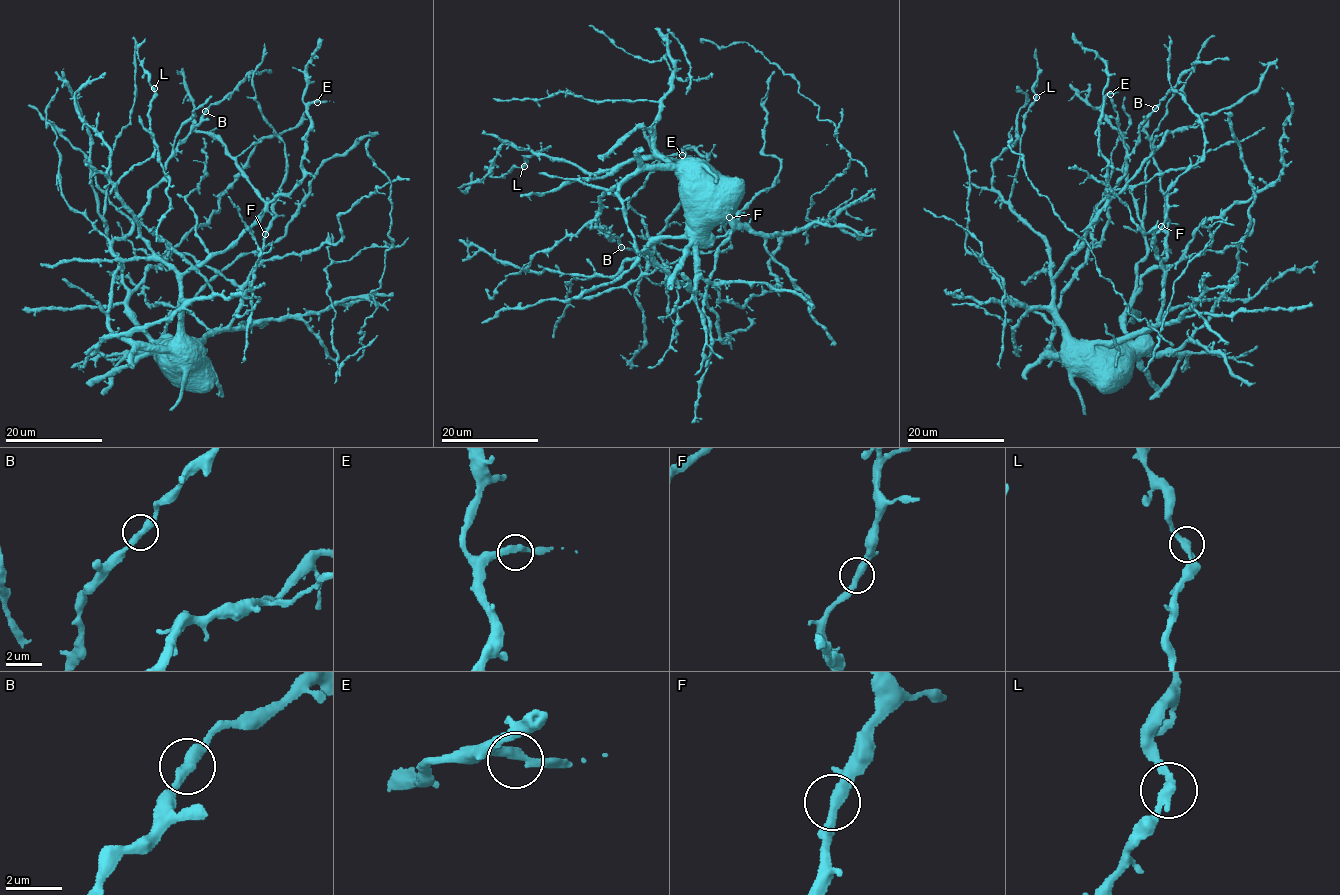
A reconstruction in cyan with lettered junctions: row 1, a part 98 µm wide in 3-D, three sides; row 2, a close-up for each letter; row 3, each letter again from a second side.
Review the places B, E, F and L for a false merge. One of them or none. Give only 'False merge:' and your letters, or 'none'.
False merge: none

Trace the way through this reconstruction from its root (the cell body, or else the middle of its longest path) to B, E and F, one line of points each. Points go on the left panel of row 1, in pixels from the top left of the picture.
B: (178, 348), (135, 347), (111, 329), (118, 259), (112, 245), (129, 231), (166, 160), (205, 111)
E: (178, 348), (181, 277), (229, 250), (270, 202), (303, 177), (308, 106), (317, 102)
F: (178, 348), (186, 348), (193, 339), (205, 340), (229, 323), (241, 302), (241, 285), (260, 259), (265, 234)

